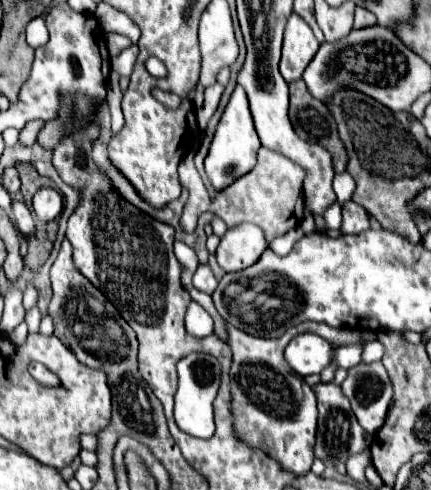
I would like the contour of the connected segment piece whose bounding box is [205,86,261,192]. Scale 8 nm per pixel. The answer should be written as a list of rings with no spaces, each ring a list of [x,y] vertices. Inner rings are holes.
[[[237,86],[235,92],[231,94],[231,100],[229,100],[221,120],[219,120],[209,154],[205,158],[205,172],[207,172],[207,178],[213,184],[213,188],[219,192],[219,190],[227,188],[229,184],[233,184],[237,180],[237,176],[247,174],[257,164],[259,148],[261,148],[261,142],[259,142],[259,136],[257,136],[255,126],[253,126],[247,96],[245,96],[243,88]]]

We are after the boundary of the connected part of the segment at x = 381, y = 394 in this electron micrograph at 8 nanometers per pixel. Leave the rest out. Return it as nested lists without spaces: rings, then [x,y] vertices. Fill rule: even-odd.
[[[359,362],[349,368],[341,388],[351,400],[351,408],[359,424],[369,434],[375,434],[383,426],[389,402],[393,398],[393,386],[383,362]]]

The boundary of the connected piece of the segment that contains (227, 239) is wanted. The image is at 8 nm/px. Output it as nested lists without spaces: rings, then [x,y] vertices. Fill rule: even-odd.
[[[239,224],[235,228],[229,228],[227,234],[221,238],[221,244],[217,248],[217,262],[225,272],[237,272],[243,270],[267,248],[267,238],[261,228],[255,224]]]

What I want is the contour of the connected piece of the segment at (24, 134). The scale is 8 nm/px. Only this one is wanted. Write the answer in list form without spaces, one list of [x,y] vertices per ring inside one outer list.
[[[31,120],[31,122],[27,122],[27,126],[19,134],[19,142],[23,146],[33,146],[37,142],[37,136],[39,136],[39,132],[41,132],[43,126],[45,126],[43,120]]]

